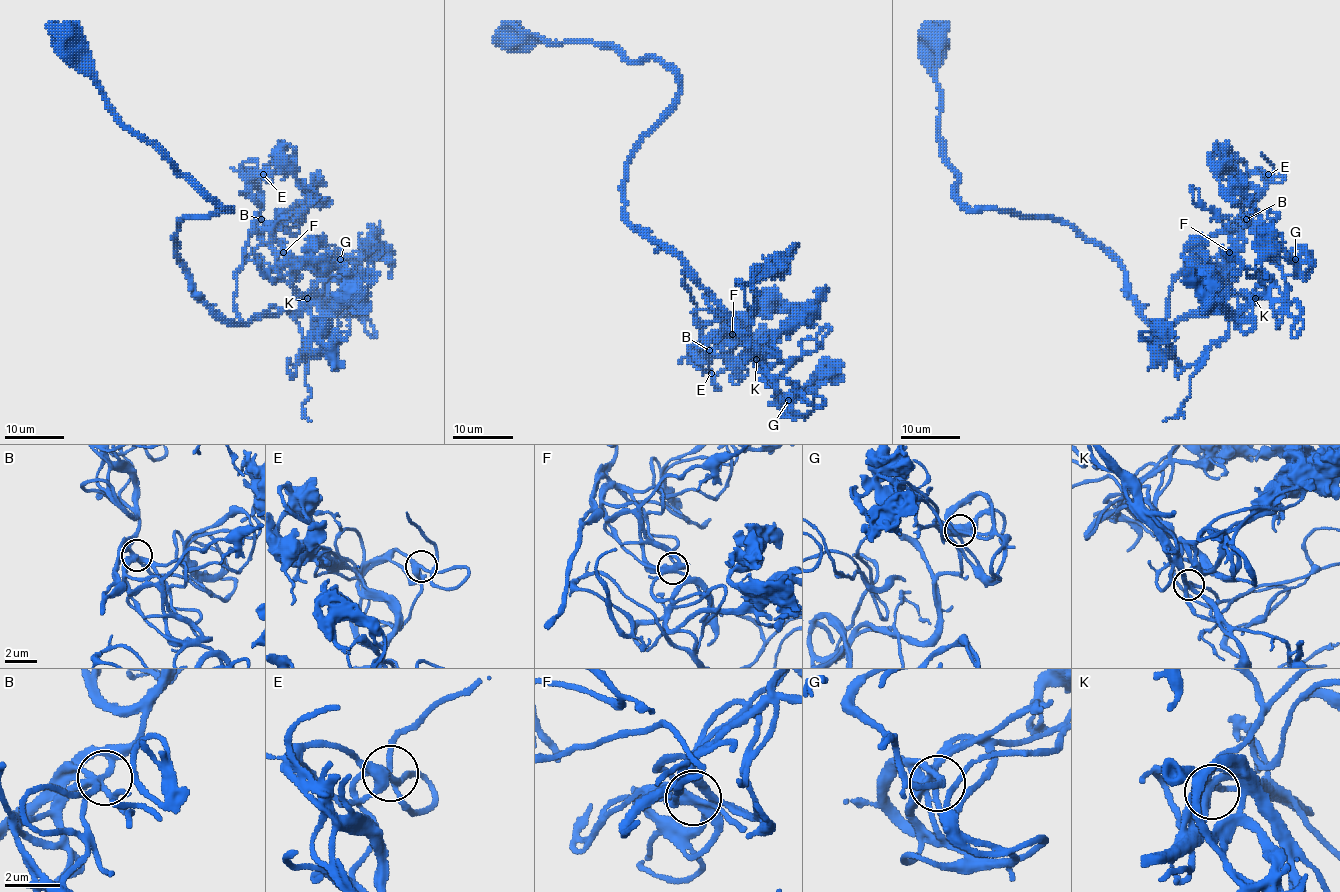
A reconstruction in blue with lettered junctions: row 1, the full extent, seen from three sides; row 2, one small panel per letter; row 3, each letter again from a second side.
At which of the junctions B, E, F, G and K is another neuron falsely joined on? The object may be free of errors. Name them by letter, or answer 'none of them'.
none of them

